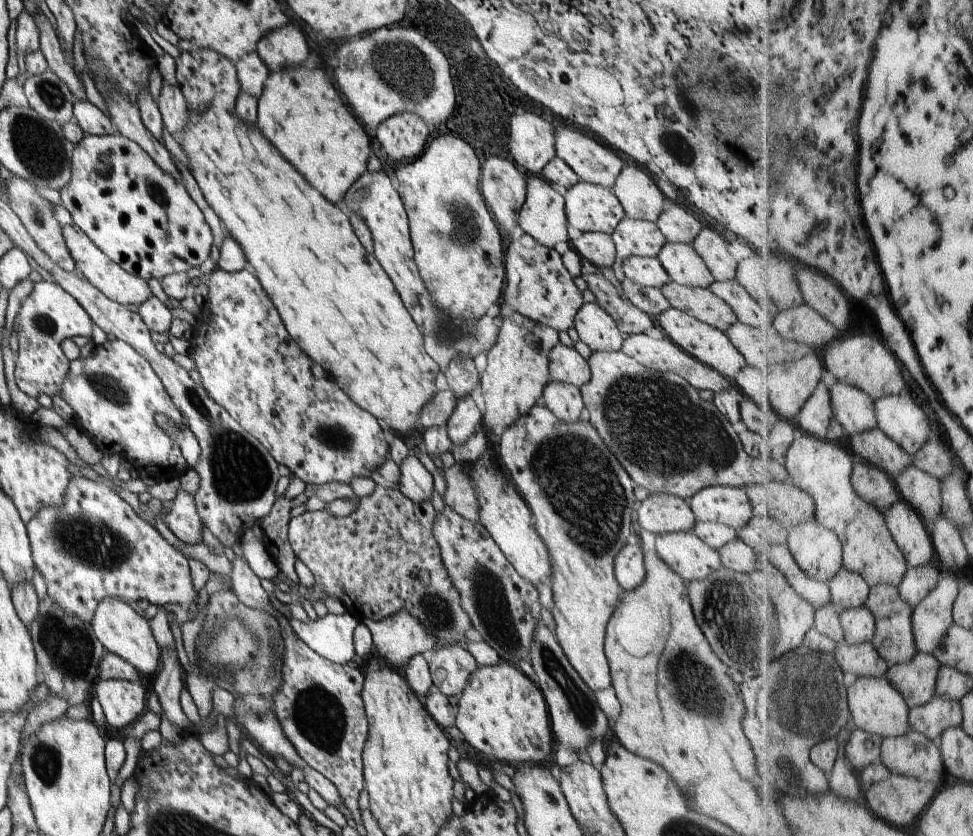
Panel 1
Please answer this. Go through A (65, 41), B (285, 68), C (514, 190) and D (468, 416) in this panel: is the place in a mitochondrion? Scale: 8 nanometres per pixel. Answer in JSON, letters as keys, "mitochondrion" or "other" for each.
{"A":"other","B":"other","C":"other","D":"other"}

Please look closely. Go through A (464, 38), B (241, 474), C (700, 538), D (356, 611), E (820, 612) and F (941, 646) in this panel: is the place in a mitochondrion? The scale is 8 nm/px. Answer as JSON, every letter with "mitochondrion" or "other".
{"A":"other","B":"mitochondrion","C":"other","D":"other","E":"other","F":"other"}

